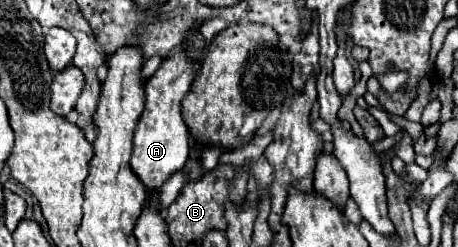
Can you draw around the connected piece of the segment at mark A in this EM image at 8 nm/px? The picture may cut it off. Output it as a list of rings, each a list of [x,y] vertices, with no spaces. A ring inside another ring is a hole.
[[[178,51],[172,59],[162,61],[160,69],[144,85],[144,111],[134,131],[134,151],[130,167],[142,181],[148,193],[160,189],[174,173],[182,171],[188,161],[188,127],[182,119],[182,99],[190,91],[192,79],[196,75],[194,63],[188,63],[186,55]]]

